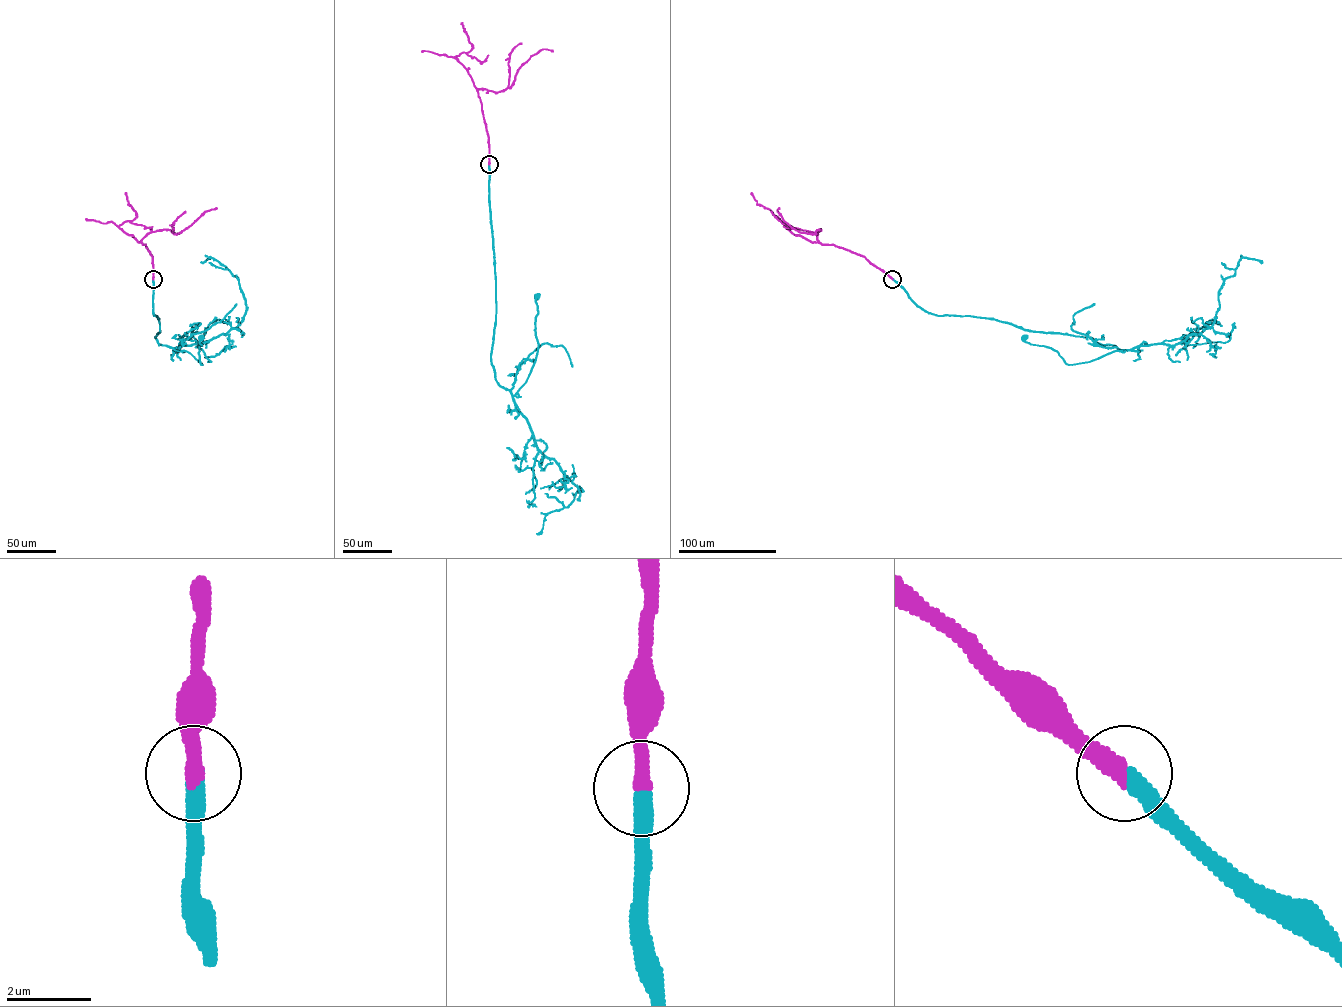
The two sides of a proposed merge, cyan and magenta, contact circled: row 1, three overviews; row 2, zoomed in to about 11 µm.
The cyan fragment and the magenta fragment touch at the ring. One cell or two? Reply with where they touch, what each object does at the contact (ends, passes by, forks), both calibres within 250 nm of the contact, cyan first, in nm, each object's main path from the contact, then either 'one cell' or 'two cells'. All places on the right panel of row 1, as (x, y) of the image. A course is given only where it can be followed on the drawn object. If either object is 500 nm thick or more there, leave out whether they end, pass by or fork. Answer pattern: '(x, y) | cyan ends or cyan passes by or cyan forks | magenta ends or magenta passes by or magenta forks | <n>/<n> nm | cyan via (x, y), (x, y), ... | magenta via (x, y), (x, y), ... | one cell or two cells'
(892, 279) | cyan ends | magenta ends | 400/400 nm | cyan via (893, 279), (933, 314), (992, 318), (1124, 350), (1068, 364), (1025, 337) | magenta via (892, 279), (864, 256), (821, 244), (817, 239), (820, 229), (810, 234), (793, 228), (777, 211), (779, 208) | one cell

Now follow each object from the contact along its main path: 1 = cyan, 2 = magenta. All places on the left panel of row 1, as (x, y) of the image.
1: (153, 279), (153, 312), (160, 331), (155, 337), (159, 344), (185, 350), (202, 364), (200, 337)
2: (153, 279), (152, 256), (142, 244), (142, 239), (148, 233), (163, 229), (180, 232), (203, 213), (217, 208)

